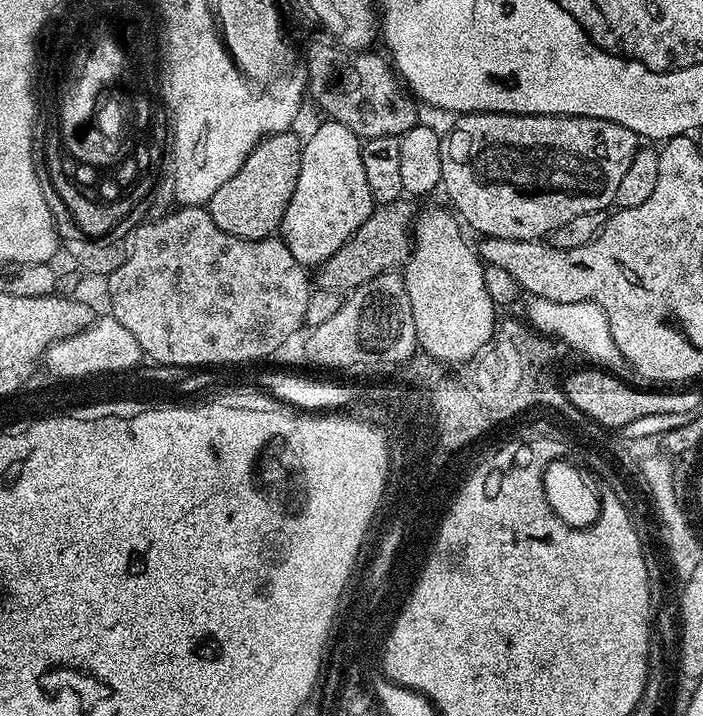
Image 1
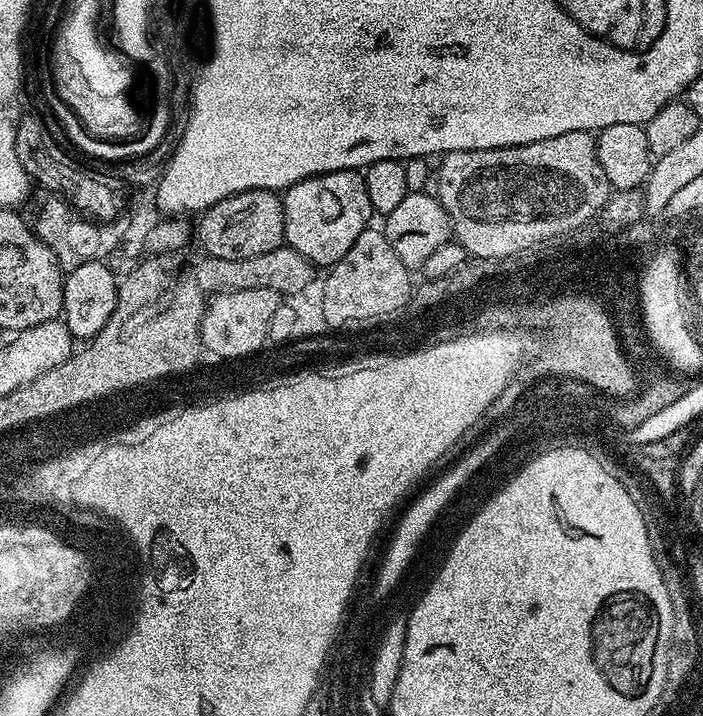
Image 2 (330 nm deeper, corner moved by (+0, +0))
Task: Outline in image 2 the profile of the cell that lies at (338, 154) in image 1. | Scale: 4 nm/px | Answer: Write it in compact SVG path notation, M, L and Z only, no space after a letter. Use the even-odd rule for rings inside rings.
M359 171L327 172L311 176L283 193L284 239L287 247L298 250L313 266L337 264L354 246L354 238L369 227L374 213L370 206L370 194L366 194L366 182Z

